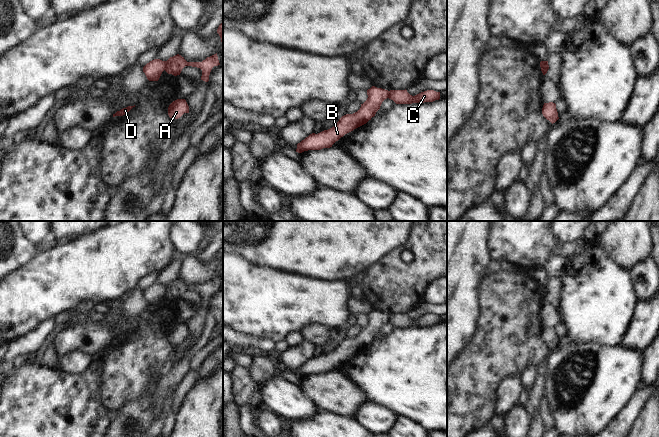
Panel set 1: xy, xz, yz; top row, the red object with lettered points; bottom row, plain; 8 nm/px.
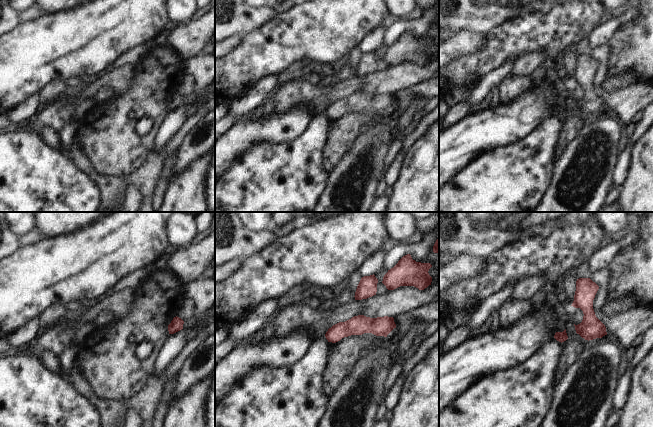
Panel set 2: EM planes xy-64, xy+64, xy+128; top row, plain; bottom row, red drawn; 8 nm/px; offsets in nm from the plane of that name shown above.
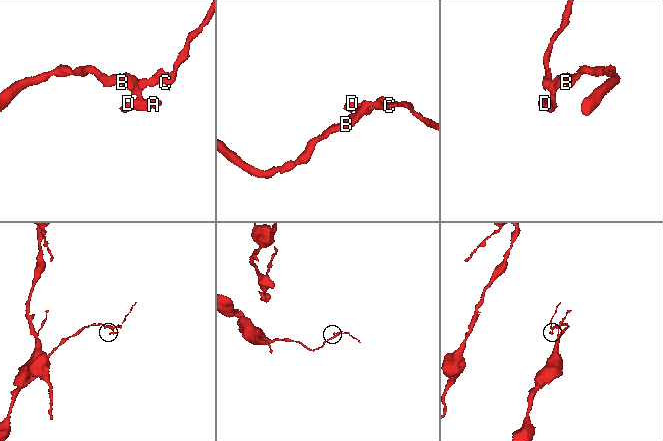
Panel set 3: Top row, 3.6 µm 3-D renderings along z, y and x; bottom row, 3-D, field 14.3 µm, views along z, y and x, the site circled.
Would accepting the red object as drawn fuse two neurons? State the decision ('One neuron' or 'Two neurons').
Two neurons.

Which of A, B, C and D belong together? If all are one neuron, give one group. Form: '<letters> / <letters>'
A B D / C

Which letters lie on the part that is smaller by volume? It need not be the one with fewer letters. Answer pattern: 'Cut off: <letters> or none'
Cut off: C

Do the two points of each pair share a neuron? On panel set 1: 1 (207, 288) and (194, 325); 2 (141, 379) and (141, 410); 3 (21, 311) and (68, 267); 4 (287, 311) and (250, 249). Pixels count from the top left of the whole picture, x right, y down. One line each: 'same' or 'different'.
1: same
2: different
3: same
4: different

